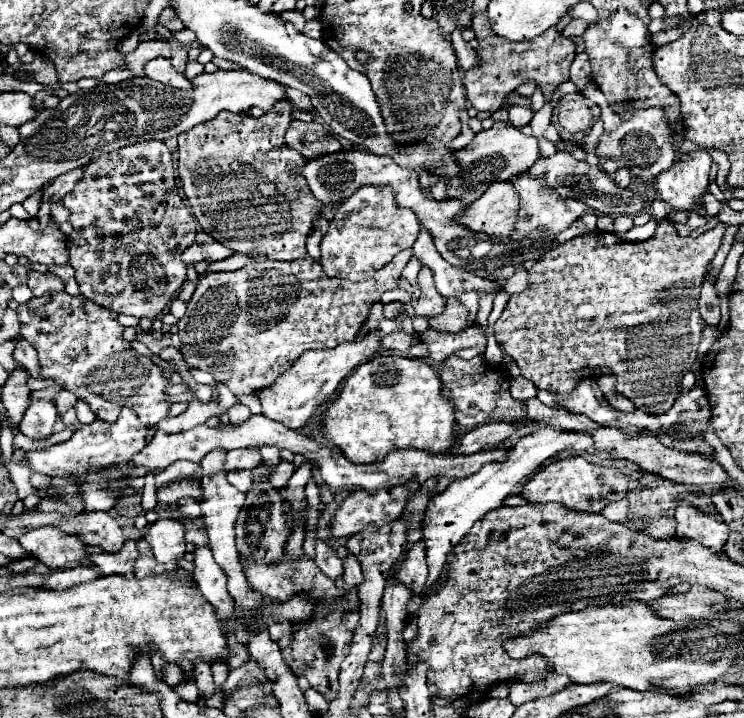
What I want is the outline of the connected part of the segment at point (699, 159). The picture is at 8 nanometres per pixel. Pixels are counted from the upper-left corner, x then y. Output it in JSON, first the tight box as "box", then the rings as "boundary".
{"box":[656,149,712,213],"boundary":[[[704,149],[688,151],[688,157],[688,161],[676,157],[676,163],[658,175],[656,189],[668,207],[694,213],[694,199],[704,199],[704,191],[708,189],[712,157]]]}

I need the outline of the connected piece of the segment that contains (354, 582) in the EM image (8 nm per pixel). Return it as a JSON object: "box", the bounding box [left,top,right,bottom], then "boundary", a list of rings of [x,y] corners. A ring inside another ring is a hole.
{"box":[344,555,364,591],"boundary":[[[348,555],[348,559],[344,561],[344,591],[352,591],[362,581],[364,581],[364,577],[360,571],[360,563],[356,561],[354,555]]]}

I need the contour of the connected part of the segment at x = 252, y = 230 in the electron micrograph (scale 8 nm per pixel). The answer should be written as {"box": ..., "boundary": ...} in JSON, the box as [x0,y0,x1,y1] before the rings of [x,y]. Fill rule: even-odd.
{"box":[178,99,322,261],"boundary":[[[284,99],[278,101],[266,115],[258,119],[246,113],[240,115],[220,113],[216,119],[200,123],[190,131],[178,135],[178,173],[184,195],[202,229],[236,253],[244,253],[250,257],[268,255],[270,259],[278,261],[294,261],[306,255],[306,237],[312,231],[312,219],[322,211],[322,205],[308,189],[304,177],[292,177],[290,173],[292,167],[304,165],[304,157],[300,157],[300,153],[288,147],[270,147],[256,151],[256,145],[268,147],[284,143],[284,139],[282,137],[278,139],[276,135],[286,133],[292,121],[290,113],[292,113],[292,103]]]}

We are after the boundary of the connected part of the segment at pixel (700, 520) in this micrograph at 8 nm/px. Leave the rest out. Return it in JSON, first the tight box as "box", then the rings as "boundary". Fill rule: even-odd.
{"box":[676,503,728,555],"boundary":[[[686,503],[676,509],[676,537],[678,539],[694,539],[708,547],[716,555],[724,555],[724,545],[728,539],[728,525],[716,515],[704,515],[696,507],[688,507]]]}

